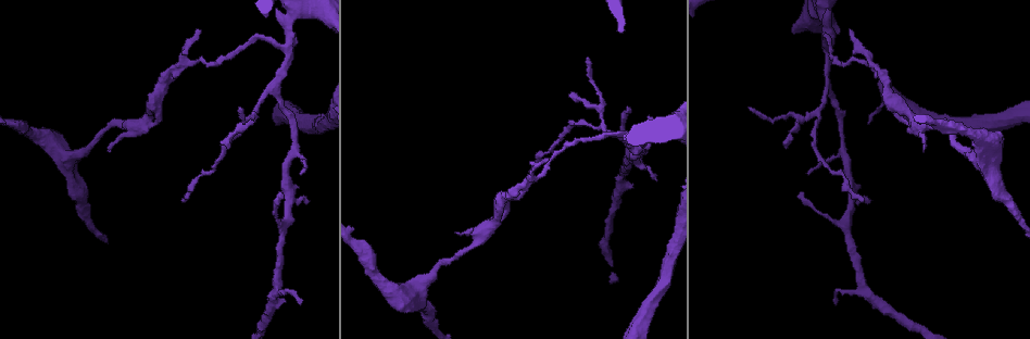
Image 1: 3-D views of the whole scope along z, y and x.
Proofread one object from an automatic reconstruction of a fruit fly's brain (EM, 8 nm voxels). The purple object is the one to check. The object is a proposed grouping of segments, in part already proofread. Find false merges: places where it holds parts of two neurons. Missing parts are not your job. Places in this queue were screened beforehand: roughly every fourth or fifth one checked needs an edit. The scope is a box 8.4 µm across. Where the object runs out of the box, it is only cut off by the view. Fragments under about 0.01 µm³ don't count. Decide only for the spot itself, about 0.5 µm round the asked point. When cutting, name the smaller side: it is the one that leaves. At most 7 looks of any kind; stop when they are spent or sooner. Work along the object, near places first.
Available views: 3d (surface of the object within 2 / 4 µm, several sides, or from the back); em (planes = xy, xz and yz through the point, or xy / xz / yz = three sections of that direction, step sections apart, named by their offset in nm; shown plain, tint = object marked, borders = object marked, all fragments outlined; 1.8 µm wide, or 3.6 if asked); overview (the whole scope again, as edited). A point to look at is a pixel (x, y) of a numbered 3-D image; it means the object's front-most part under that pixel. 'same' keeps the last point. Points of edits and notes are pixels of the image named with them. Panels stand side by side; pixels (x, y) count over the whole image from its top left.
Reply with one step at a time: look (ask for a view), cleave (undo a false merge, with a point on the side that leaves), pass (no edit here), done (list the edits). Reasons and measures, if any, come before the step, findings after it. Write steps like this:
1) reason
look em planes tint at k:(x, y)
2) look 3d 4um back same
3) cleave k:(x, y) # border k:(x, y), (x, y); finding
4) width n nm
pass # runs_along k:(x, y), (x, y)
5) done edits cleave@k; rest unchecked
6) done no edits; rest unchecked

sharp bend
look 3d 4um at 1:(868, 62)

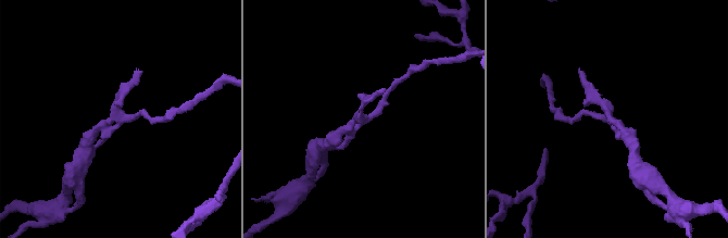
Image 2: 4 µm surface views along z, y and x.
look em planes tint at 2:(123, 118)

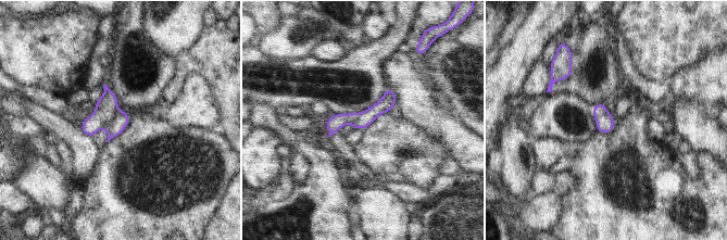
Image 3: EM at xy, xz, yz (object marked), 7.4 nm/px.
width 130 nm
cleave 3:(107, 106) # a second neuron is stuck on

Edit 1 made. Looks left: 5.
see it whole again
look overview

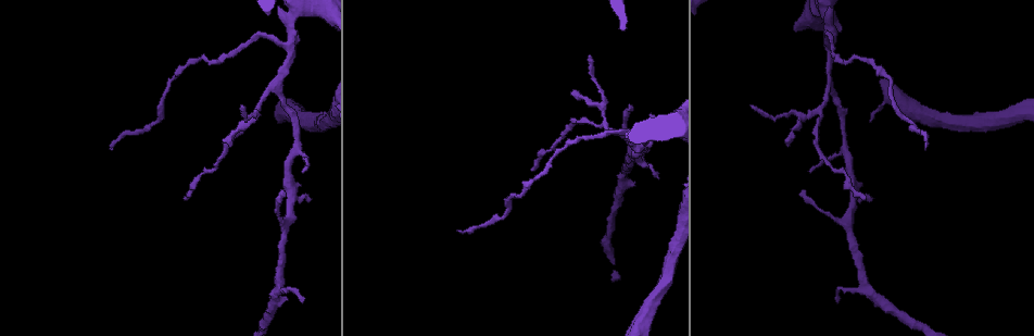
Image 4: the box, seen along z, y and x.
thick turns thin
look em xy step 4 tint at 4:(290, 43)

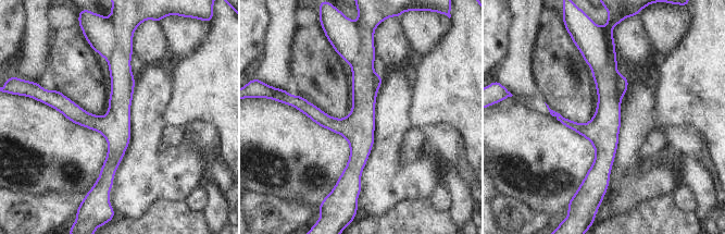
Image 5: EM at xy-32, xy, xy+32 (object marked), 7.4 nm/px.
pass # all the same neuron

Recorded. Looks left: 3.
done edits cleave@3; rest unchecked

